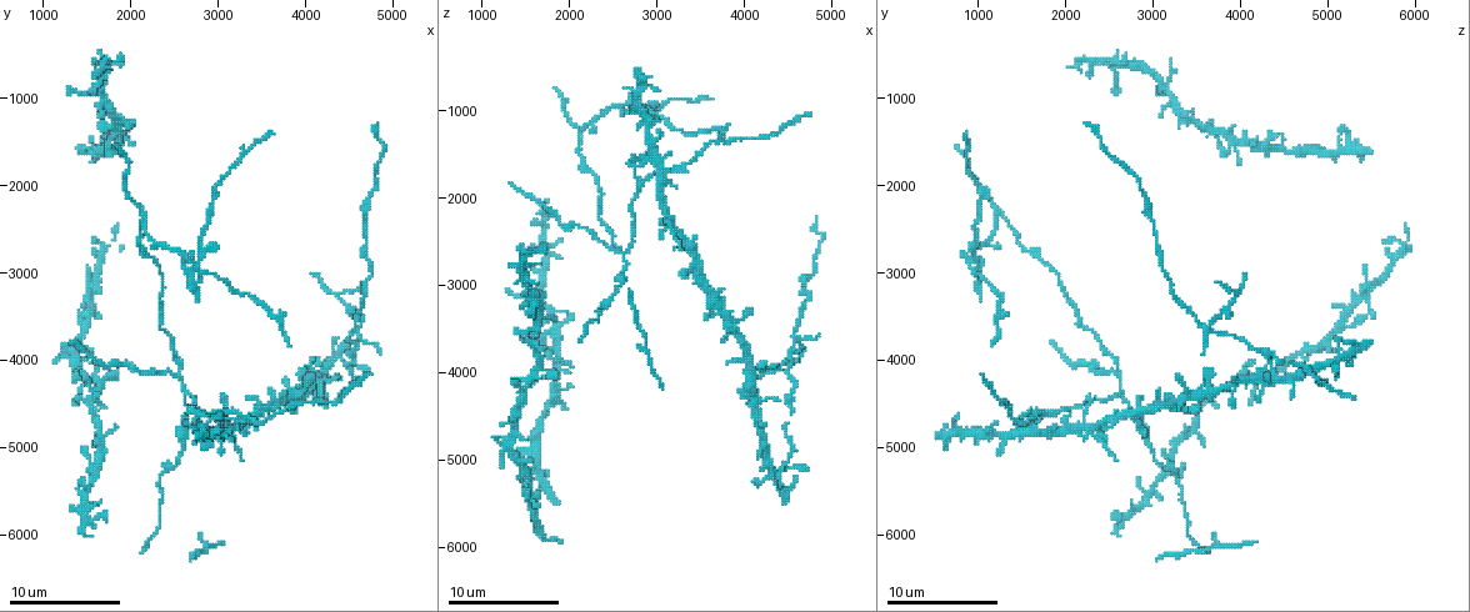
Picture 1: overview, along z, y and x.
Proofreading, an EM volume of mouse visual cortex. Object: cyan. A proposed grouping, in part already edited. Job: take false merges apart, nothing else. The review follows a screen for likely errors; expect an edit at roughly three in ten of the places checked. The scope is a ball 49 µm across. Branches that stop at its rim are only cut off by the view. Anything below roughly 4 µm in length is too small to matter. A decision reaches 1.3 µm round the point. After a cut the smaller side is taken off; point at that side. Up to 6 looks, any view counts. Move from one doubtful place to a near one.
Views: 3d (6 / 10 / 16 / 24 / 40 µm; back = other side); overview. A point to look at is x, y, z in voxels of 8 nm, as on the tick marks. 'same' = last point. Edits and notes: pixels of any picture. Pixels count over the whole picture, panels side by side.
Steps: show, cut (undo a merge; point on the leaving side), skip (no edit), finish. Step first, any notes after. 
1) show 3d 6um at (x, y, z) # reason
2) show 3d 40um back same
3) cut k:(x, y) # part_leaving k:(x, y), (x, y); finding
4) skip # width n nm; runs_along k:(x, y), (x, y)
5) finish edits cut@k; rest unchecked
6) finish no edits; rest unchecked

show 3d 6um at (2550, 4150, 2650) # side arm on a straight run

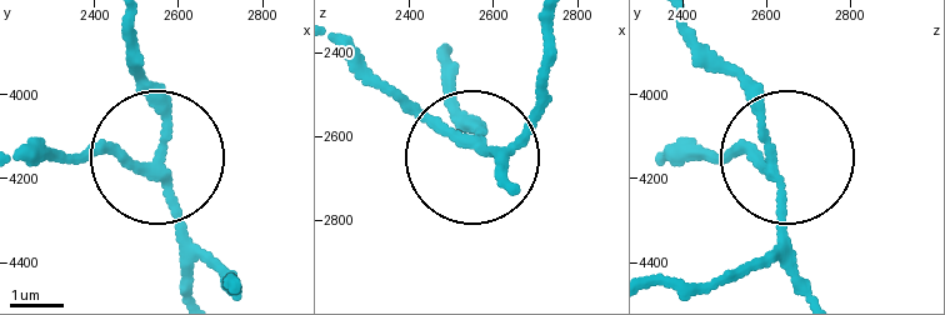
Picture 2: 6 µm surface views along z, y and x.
cut 2:(89, 159) # part_leaving 2:(155, 175), (93, 149), (25, 149); two neurons meet here

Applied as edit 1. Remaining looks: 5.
show 3d 6um at (3250, 4600, 1650) # four or more arms meet

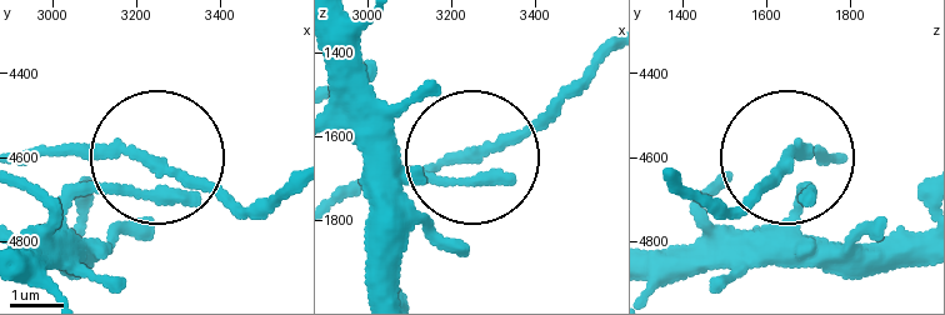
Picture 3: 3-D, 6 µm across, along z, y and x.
skip # arms 4; runs_along 3:(341, 205), (516, 133), (566, 89); continuous, no second neuron

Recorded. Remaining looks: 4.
show 3d 16um at (2150, 2350, 1250) # three arms meet

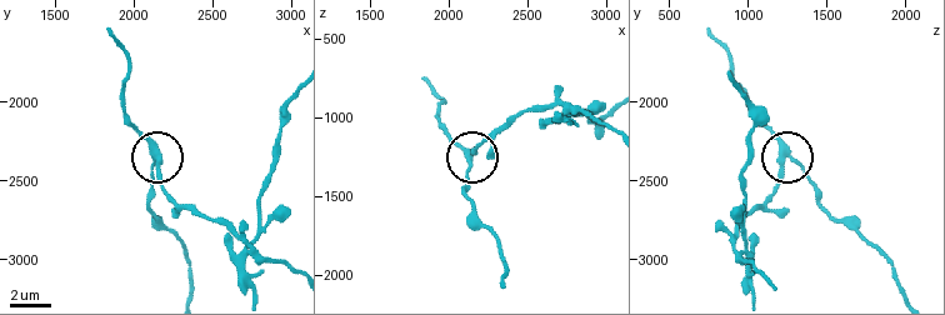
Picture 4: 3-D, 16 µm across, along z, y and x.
show 3d 6um at (2160, 2340, 1200)

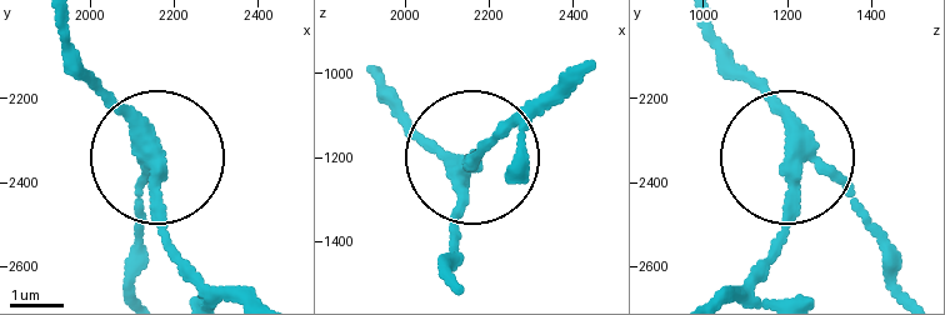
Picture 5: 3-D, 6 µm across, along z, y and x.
cut 5:(173, 246) # arms 3; part_leaving 5:(163, 174), (175, 250), (243, 290); two neurons meet here

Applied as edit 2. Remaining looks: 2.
finish edits cut@2, cut@5; rest unchecked

